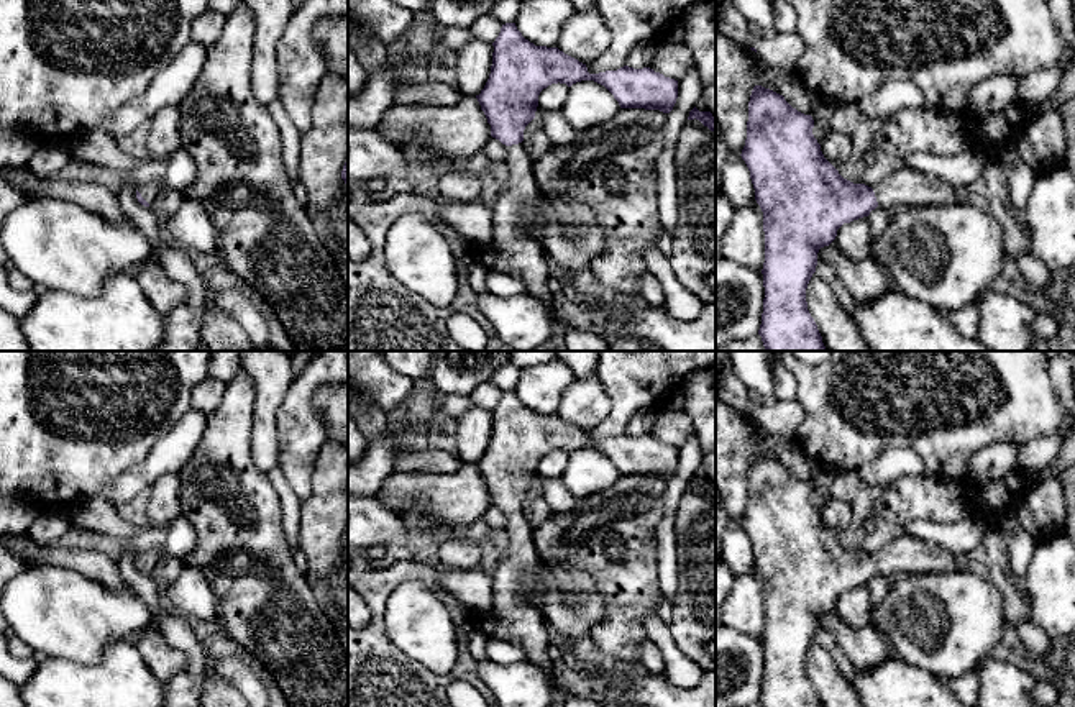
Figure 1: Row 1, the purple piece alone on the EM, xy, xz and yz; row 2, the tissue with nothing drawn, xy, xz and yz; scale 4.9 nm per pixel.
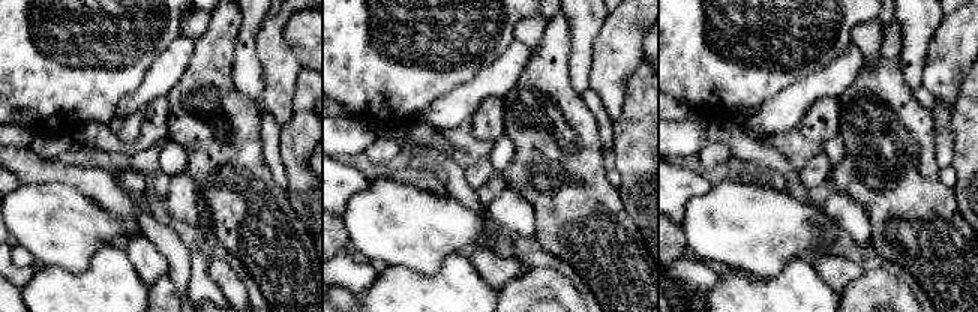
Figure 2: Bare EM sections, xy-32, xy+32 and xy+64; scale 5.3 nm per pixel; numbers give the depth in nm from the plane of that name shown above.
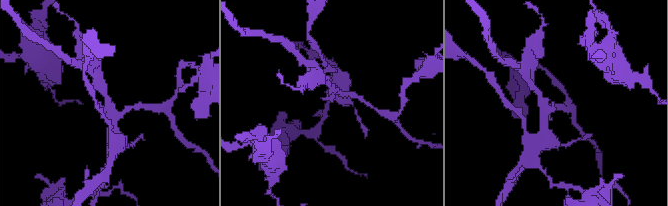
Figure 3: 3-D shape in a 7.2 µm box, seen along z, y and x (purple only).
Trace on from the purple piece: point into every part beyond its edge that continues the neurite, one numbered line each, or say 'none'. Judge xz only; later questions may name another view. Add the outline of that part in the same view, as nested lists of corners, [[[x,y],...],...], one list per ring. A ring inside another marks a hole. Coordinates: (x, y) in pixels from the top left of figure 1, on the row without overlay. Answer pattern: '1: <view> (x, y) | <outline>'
1: xz (517, 619) | [[[524,510],[507,513],[504,530],[509,535],[509,545],[501,553],[494,571],[494,602],[489,618],[494,622],[492,638],[514,643],[527,651],[527,661],[555,674],[553,661],[548,658],[550,645],[545,618],[535,600],[528,597],[530,591],[538,587],[540,556],[533,545],[533,530],[528,527]]]

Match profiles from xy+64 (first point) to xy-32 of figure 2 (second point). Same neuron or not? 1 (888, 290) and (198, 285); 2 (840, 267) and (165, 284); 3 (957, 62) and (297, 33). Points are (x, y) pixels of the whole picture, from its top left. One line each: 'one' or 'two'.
1: two
2: two
3: two

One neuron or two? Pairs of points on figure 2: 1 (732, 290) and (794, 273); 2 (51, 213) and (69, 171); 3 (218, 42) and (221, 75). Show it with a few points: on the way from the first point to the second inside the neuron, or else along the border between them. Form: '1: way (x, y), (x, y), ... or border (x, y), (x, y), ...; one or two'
1: way (747, 290), (779, 288); one
2: border (27, 183), (63, 182), (93, 201); two
3: way (218, 50), (218, 68); one

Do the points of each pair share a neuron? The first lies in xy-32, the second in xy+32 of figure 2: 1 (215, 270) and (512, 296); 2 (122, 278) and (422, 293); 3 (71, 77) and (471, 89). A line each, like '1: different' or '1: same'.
1: same
2: same
3: different

